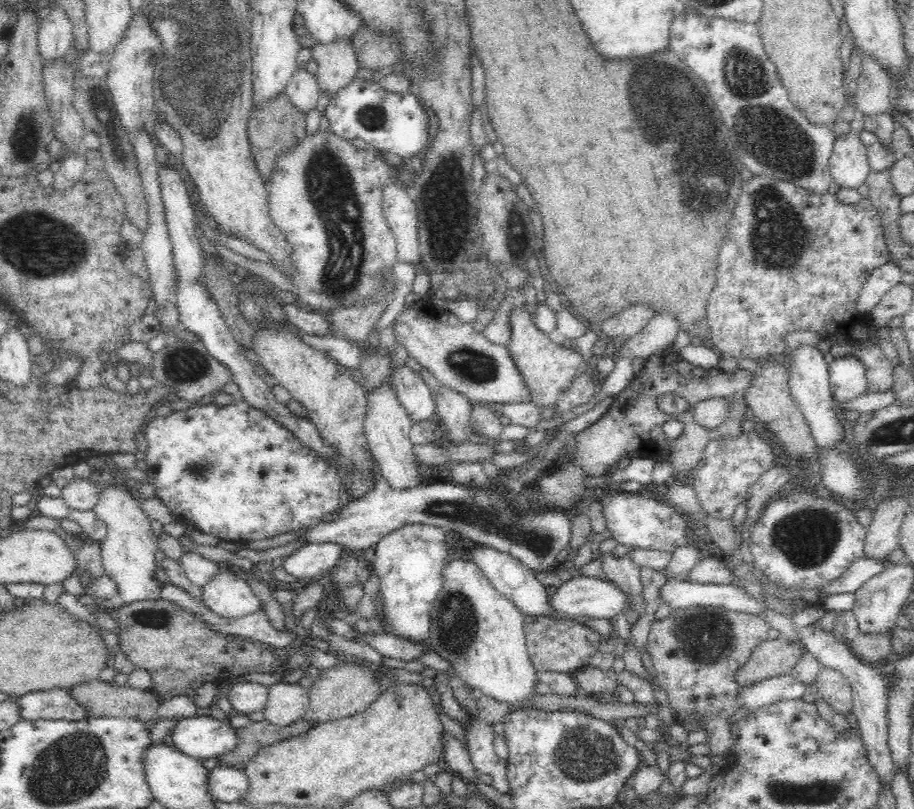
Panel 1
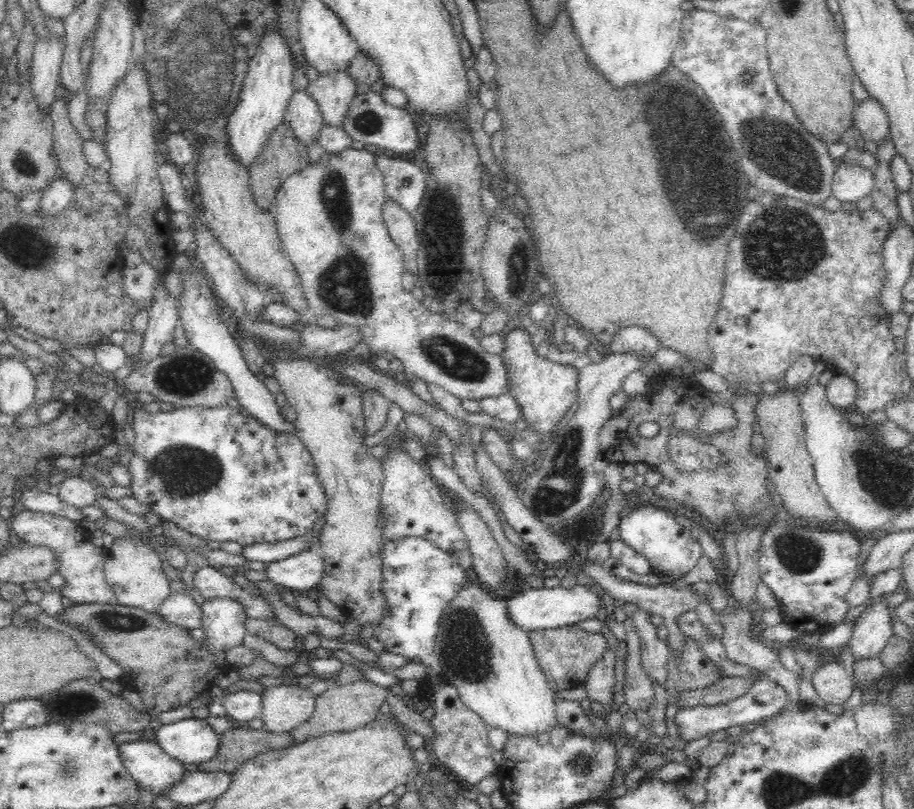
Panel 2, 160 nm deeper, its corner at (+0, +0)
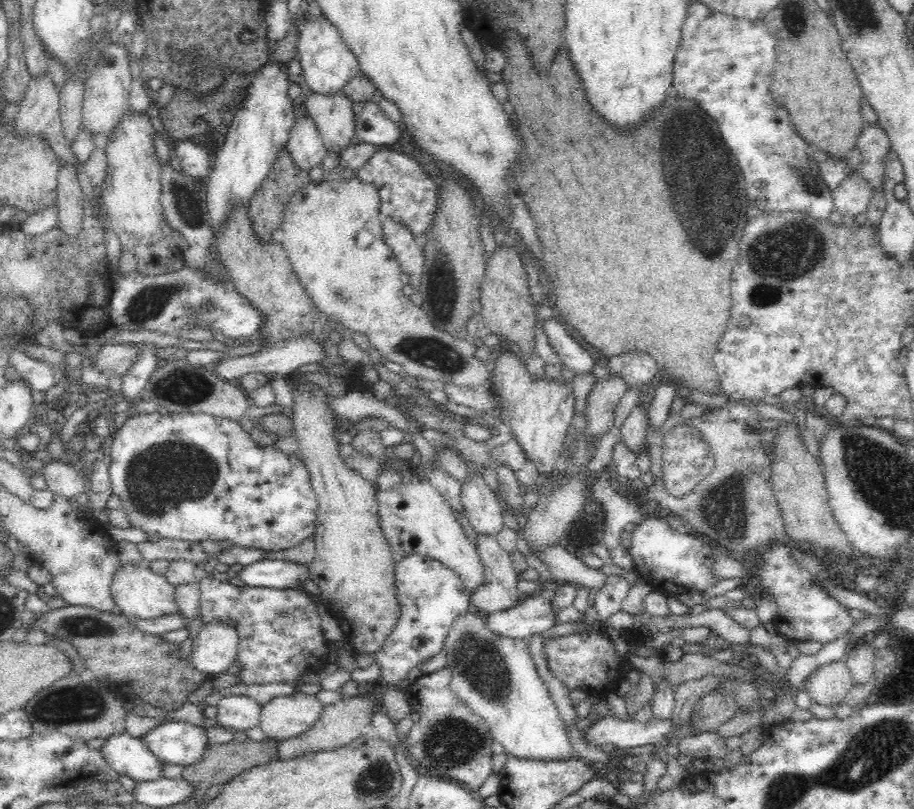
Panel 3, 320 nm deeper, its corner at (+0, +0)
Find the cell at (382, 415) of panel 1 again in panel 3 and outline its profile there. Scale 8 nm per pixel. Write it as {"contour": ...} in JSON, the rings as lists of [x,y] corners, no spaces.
{"contour":[[[410,476],[398,490],[377,491],[380,529],[389,543],[394,560],[408,556],[430,557],[454,571],[462,585],[472,594],[484,582],[484,565],[477,548],[468,540],[462,525],[456,521],[453,508],[428,480]]]}

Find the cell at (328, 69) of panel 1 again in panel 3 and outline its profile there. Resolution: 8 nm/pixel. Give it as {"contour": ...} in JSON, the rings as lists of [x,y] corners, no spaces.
{"contour":[[[307,92],[302,104],[316,123],[326,152],[341,156],[352,145],[350,141],[355,136],[352,101],[343,92],[333,95]]]}

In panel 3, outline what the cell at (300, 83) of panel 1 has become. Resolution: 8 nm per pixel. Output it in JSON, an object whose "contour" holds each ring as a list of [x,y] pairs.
{"contour":[[[299,110],[298,118],[290,131],[286,150],[290,153],[296,169],[302,169],[306,173],[322,164],[327,153],[316,123]]]}

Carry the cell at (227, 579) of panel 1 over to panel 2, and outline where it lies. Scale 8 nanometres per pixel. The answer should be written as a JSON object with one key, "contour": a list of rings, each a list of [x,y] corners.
{"contour":[[[206,599],[201,608],[200,628],[205,632],[202,645],[212,653],[226,653],[242,645],[245,637],[244,607],[234,599]]]}

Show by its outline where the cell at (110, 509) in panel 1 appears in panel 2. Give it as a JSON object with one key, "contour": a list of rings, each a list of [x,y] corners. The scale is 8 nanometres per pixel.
{"contour":[[[118,538],[107,552],[105,579],[112,589],[116,604],[156,613],[171,593],[171,581],[162,570],[159,554],[149,544],[135,538]]]}

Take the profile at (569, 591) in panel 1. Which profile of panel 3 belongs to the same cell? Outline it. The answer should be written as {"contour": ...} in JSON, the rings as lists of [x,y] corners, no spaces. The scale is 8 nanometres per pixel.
{"contour":[[[544,590],[539,593],[532,593],[523,596],[521,601],[512,608],[507,608],[502,611],[498,611],[486,616],[484,625],[486,629],[502,635],[502,637],[508,637],[510,639],[526,640],[530,634],[549,633],[554,622],[554,616],[556,611],[552,611],[552,603],[550,600],[554,598],[554,590]]]}

